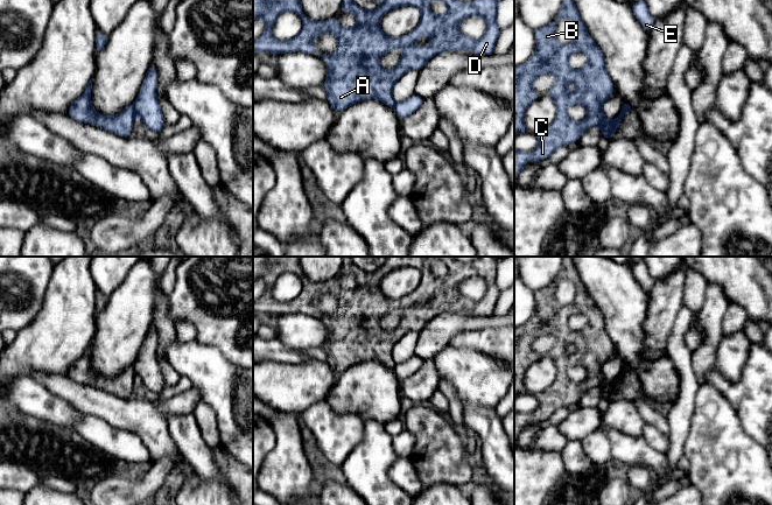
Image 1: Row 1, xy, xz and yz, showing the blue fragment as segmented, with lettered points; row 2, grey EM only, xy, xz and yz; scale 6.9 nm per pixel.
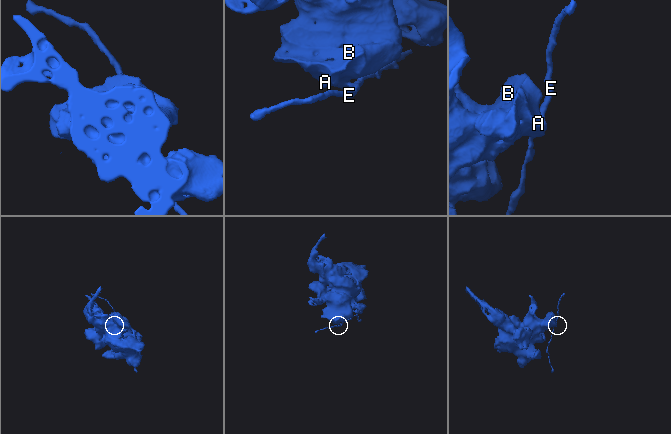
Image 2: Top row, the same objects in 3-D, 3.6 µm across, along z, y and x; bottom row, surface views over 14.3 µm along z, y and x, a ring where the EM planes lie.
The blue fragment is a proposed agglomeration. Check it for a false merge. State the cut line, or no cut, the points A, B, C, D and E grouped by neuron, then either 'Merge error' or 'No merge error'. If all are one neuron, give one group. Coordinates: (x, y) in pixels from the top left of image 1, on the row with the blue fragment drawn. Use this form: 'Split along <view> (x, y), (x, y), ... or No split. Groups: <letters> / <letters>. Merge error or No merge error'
Split along xy (132, 105), (135, 114). Groups: A B C D / E. Merge error

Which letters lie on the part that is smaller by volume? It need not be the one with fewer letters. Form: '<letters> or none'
E

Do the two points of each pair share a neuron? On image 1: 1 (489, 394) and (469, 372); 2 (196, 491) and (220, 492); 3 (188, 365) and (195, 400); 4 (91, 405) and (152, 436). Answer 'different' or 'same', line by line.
1: same
2: same
3: different
4: same

